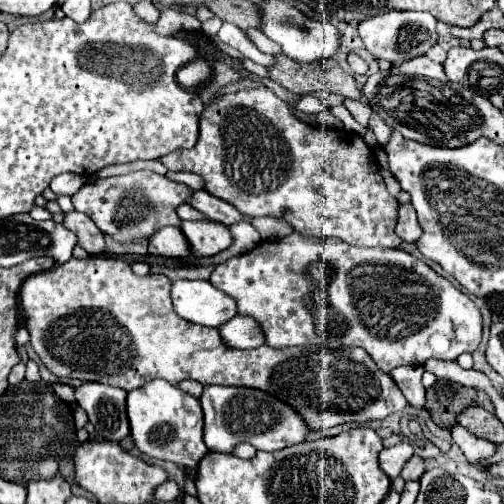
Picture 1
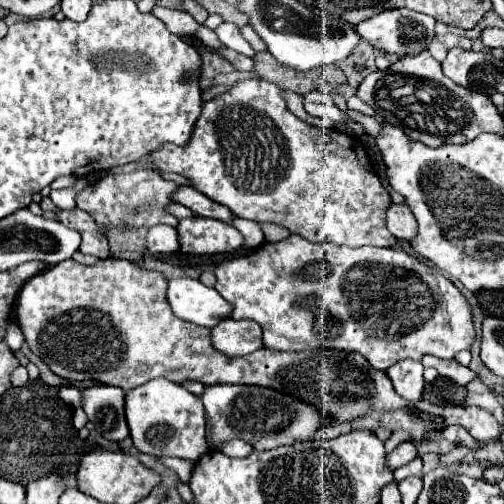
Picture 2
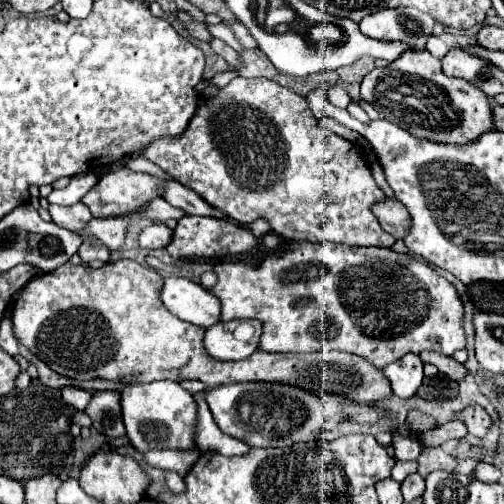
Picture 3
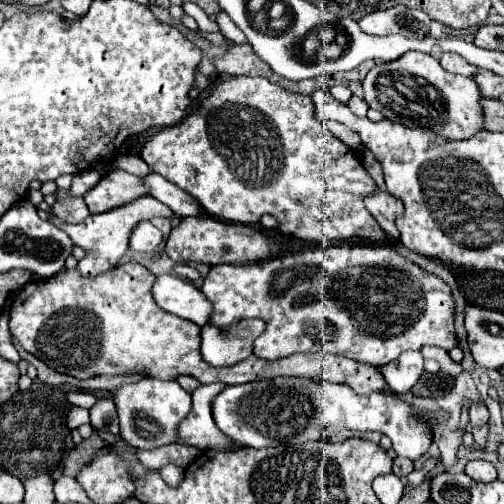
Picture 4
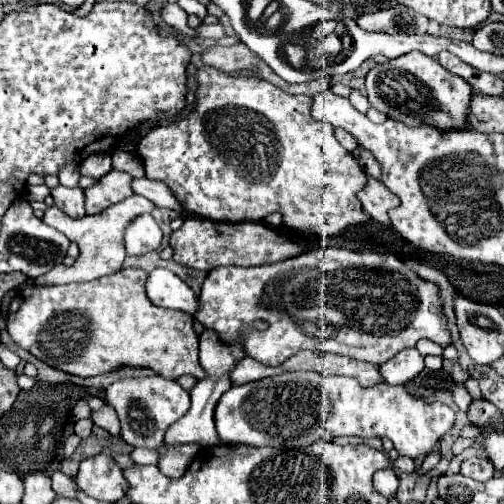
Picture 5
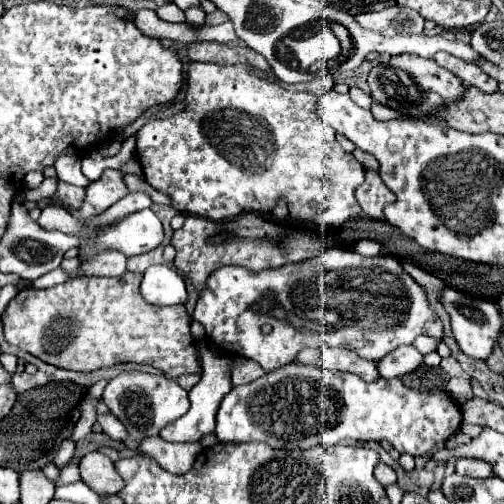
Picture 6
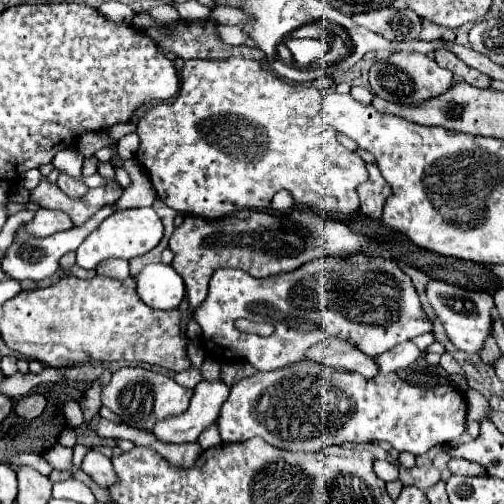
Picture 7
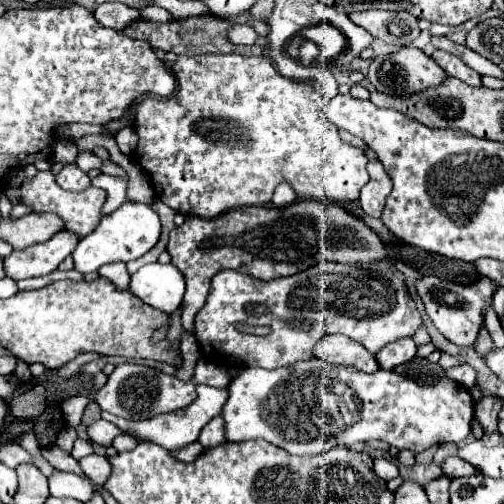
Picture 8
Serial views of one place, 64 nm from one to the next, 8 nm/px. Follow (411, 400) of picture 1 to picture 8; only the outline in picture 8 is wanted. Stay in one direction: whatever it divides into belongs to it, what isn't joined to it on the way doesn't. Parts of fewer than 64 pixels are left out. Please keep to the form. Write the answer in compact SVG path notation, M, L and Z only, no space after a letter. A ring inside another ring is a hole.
M412 338L398 340L396 344L388 344L388 348L382 348L380 354L376 354L376 360L382 370L392 370L400 364L410 362L416 356L416 344Z

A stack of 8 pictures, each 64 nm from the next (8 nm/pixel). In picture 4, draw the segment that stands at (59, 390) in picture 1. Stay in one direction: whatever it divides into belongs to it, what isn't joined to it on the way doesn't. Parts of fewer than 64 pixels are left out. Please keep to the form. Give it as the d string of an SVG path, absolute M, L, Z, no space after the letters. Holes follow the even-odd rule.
M68 392L66 398L72 406L82 406L82 408L90 408L92 402L96 402L96 396L90 392Z

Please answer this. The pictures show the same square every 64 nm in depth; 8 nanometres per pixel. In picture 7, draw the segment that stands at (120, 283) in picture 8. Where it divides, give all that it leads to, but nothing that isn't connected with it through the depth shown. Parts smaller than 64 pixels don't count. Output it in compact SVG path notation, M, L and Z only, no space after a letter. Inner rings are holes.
M120 258L104 260L94 270L100 276L108 276L108 278L116 278L116 280L126 280L130 276L128 274L128 262L126 260L120 260Z

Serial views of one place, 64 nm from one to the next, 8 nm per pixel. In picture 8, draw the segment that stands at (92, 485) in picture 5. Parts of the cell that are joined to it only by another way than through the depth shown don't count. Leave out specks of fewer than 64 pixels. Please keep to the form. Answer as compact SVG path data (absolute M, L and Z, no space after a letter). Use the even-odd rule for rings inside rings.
M90 454L86 458L80 460L80 468L84 470L86 476L90 476L92 480L96 480L96 484L102 488L104 482L108 480L108 476L112 474L112 466L108 462L106 456L98 456L98 454Z

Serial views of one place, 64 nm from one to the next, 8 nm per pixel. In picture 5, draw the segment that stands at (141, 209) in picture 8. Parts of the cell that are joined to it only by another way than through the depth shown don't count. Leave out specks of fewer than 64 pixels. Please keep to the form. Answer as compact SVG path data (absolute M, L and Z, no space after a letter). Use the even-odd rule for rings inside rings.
M142 214L130 222L124 234L124 246L128 254L146 254L158 250L162 242L162 230L150 214Z

